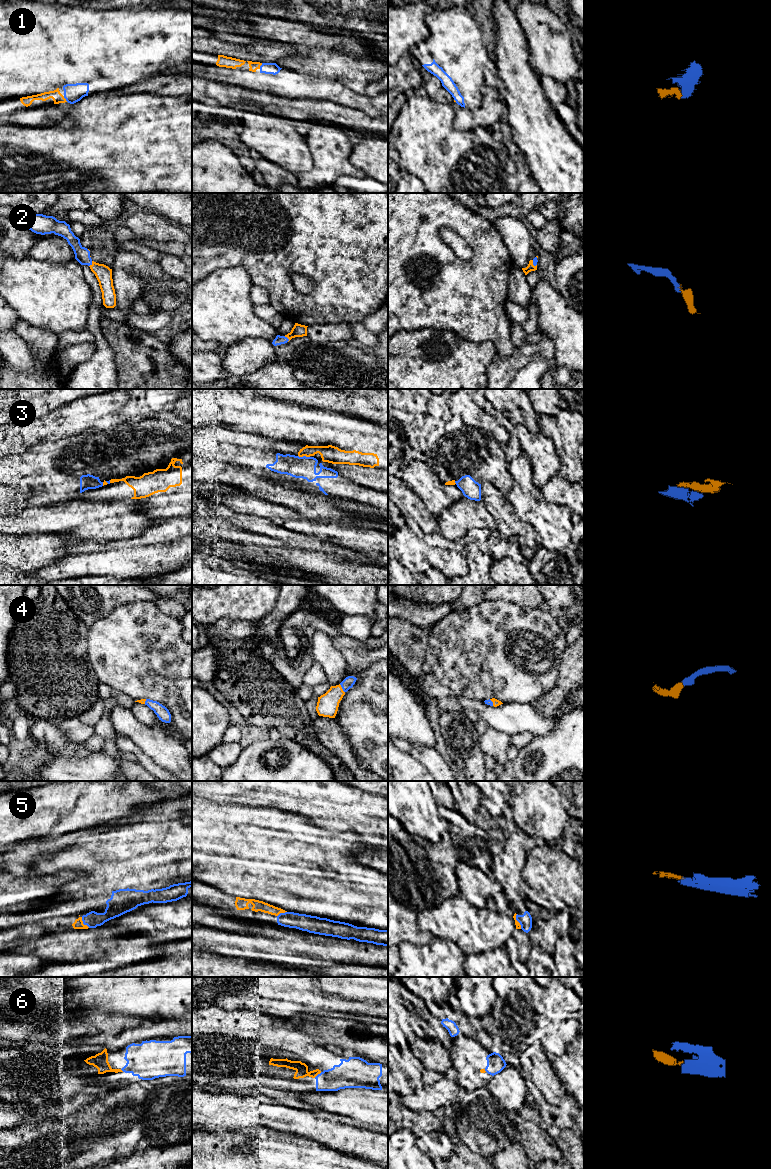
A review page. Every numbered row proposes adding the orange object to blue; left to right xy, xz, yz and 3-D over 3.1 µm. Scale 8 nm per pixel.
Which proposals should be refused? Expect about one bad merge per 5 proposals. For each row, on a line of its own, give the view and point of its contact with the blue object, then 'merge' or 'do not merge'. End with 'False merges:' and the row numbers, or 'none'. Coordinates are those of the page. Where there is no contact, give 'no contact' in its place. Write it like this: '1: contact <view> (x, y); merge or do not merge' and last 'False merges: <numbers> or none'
1: contact xy (65, 98); merge
2: contact xz (287, 338); merge
3: contact xz (304, 456); do not merge
4: contact xz (342, 688); merge
5: contact xy (83, 923); merge
6: contact xz (318, 1074); merge
False merges: 3

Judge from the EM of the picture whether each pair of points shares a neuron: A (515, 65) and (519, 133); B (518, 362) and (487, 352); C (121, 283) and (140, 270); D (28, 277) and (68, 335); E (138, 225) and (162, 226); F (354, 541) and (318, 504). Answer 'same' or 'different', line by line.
A: same
B: different
C: same
D: different
E: same
F: different

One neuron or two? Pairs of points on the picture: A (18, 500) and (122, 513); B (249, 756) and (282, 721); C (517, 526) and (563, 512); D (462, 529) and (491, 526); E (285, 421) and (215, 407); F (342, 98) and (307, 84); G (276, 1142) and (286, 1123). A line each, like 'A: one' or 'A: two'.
A: two
B: two
C: two
D: one
E: one
F: one
G: two

